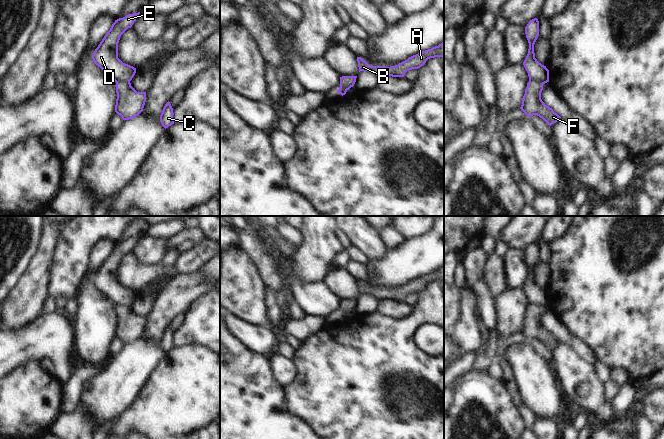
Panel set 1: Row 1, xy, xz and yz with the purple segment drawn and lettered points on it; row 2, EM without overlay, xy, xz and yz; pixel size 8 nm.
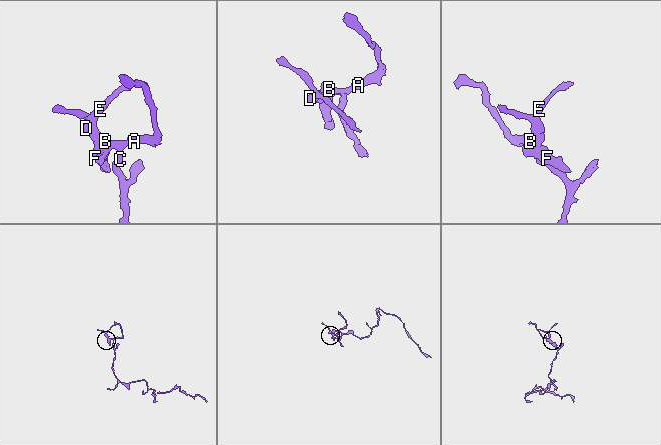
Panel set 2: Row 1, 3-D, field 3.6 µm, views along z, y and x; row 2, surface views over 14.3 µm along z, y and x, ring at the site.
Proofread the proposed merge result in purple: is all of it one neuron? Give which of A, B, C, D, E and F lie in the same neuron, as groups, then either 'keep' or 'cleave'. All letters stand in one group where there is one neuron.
groups A B C F / D E; cleave

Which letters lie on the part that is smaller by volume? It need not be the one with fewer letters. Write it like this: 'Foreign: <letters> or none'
Foreign: D, E

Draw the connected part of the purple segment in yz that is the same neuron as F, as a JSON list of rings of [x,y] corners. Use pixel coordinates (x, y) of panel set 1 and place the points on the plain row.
[[[529,304],[523,320],[520,333],[528,340],[537,339],[548,349],[552,349],[561,342],[552,332],[545,329],[541,323],[543,308],[534,304]]]

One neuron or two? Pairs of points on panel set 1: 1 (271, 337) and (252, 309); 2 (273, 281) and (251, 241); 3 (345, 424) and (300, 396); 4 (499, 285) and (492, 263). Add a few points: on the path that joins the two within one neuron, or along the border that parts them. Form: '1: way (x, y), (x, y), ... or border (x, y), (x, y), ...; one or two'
1: border (240, 319), (267, 326); two
2: way (268, 271), (256, 251); one
3: way (334, 413), (317, 396), (311, 396); one
4: way (497, 280), (495, 268); one

